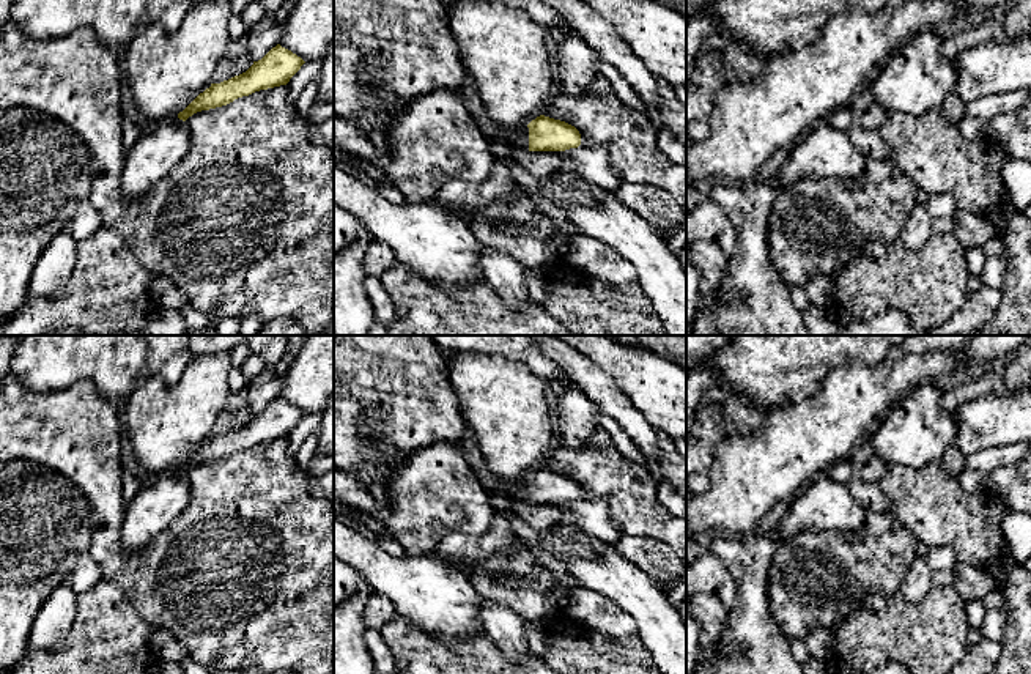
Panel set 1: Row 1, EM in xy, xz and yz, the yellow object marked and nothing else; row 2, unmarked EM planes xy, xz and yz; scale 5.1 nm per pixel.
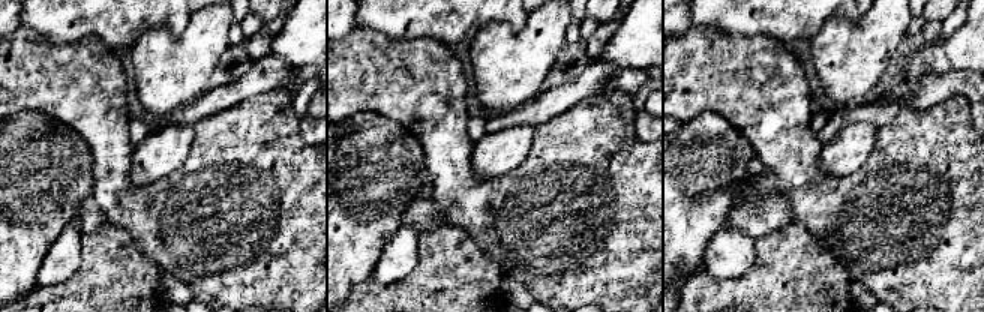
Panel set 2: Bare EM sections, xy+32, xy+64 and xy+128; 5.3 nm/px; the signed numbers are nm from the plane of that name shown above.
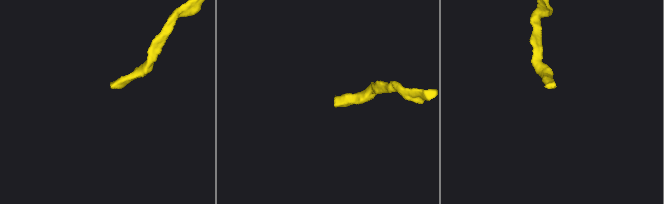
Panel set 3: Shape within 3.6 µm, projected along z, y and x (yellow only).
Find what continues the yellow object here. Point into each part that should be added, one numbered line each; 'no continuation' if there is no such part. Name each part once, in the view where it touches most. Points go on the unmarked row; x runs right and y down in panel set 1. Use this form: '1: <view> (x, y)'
1: xz (520, 493)

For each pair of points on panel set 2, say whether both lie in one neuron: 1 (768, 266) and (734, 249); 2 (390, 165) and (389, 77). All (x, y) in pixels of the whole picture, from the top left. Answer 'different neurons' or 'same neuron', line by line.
1: different neurons
2: different neurons

